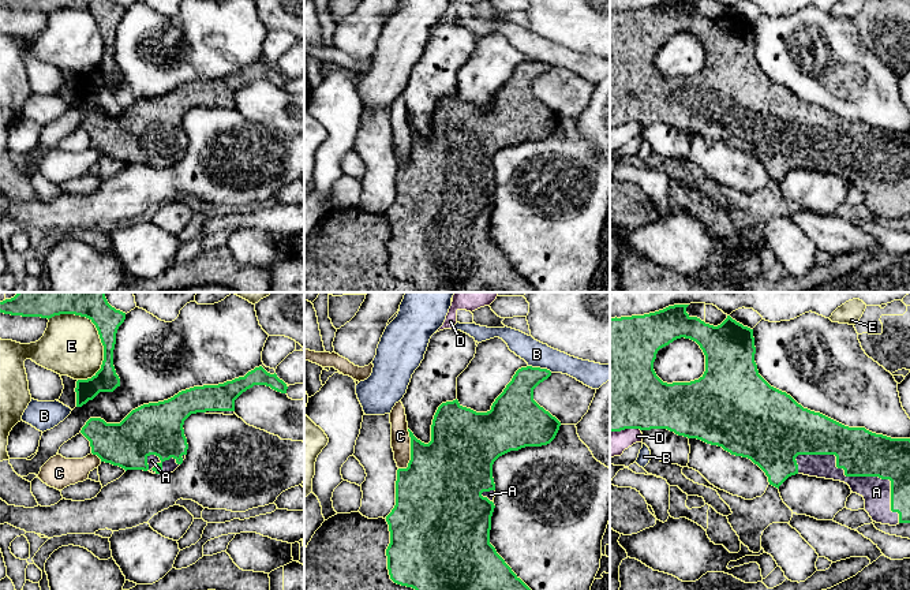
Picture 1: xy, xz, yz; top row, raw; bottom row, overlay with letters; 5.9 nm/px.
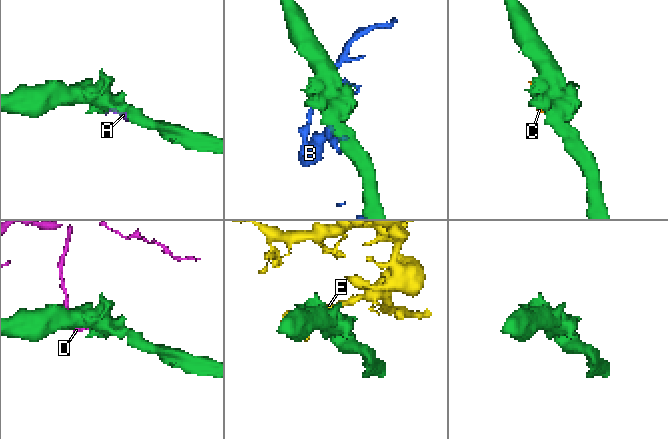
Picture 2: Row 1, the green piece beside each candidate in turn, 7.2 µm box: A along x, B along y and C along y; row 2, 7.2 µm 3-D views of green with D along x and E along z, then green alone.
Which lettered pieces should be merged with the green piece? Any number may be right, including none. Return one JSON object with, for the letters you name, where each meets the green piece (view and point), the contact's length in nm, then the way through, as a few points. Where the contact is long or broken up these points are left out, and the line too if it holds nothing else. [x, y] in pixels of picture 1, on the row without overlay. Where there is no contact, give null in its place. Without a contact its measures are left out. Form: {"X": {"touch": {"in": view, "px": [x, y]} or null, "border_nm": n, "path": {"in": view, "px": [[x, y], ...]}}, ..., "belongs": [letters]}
{"A": {"touch": {"in": "yz", "px": [858, 170]}, "border_nm": 750}, "belongs": ["A"]}

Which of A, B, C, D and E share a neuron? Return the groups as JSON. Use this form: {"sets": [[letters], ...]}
{"sets": [["A"], ["B"], ["C", "D"], ["E"]]}

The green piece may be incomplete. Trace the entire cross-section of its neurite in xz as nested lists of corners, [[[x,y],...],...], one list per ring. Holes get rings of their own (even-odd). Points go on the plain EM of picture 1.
[[[532,60],[518,63],[512,75],[503,83],[503,86],[493,97],[491,104],[487,107],[476,107],[471,102],[463,101],[457,93],[453,96],[442,97],[434,109],[431,119],[431,135],[428,138],[417,134],[408,123],[411,131],[411,154],[407,163],[397,164],[396,199],[386,210],[390,225],[390,238],[386,243],[387,264],[390,273],[394,277],[415,283],[423,292],[482,292],[483,290],[497,290],[499,292],[535,292],[532,284],[512,265],[512,262],[490,238],[491,210],[495,202],[495,178],[493,172],[493,158],[499,150],[510,145],[518,145],[525,141],[547,139],[555,132],[561,116],[533,94],[533,83],[550,70],[551,66],[547,63]]]

